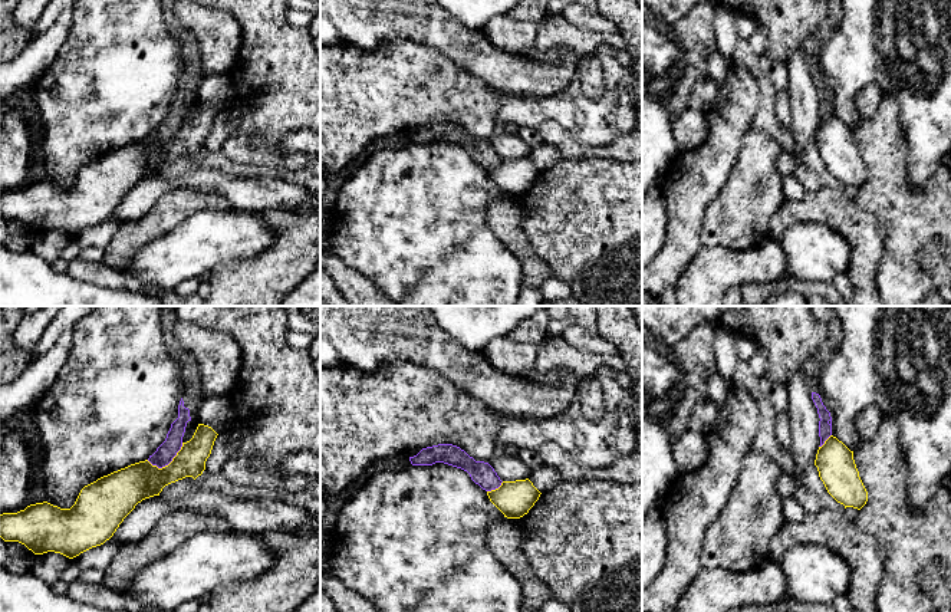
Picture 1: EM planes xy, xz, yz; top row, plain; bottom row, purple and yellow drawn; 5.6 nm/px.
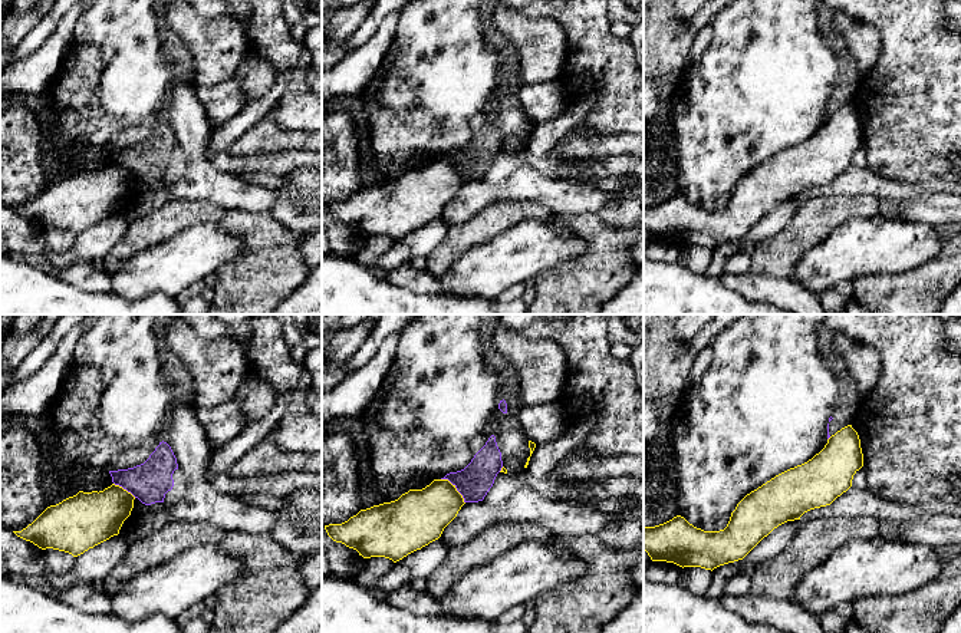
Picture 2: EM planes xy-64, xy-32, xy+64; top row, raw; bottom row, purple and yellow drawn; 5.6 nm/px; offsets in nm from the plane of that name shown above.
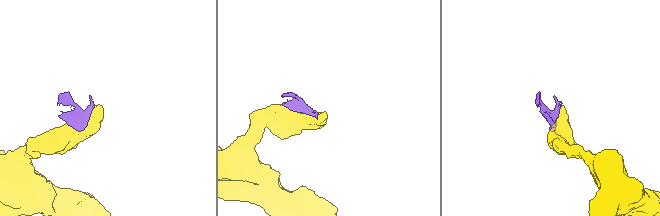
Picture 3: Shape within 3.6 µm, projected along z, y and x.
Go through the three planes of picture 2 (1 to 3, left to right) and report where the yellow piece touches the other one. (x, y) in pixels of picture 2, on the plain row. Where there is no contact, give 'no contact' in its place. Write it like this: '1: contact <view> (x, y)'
1: contact xy-64 (125, 167)
2: contact xy-32 (456, 165)
3: no contact

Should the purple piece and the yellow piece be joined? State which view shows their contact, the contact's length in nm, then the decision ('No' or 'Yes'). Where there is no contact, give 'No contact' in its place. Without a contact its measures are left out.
Touches purple in xy. Shared border 220 nm. No

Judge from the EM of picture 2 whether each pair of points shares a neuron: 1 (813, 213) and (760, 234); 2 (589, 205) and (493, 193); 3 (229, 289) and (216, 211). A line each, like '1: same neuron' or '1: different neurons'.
1: different neurons
2: same neuron
3: different neurons

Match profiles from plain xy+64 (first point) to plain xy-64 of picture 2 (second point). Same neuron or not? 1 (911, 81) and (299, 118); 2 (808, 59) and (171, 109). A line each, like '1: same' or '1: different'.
1: same
2: different

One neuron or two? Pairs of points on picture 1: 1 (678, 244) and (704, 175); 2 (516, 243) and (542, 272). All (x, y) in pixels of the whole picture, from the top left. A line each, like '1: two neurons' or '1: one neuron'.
1: one neuron
2: one neuron

